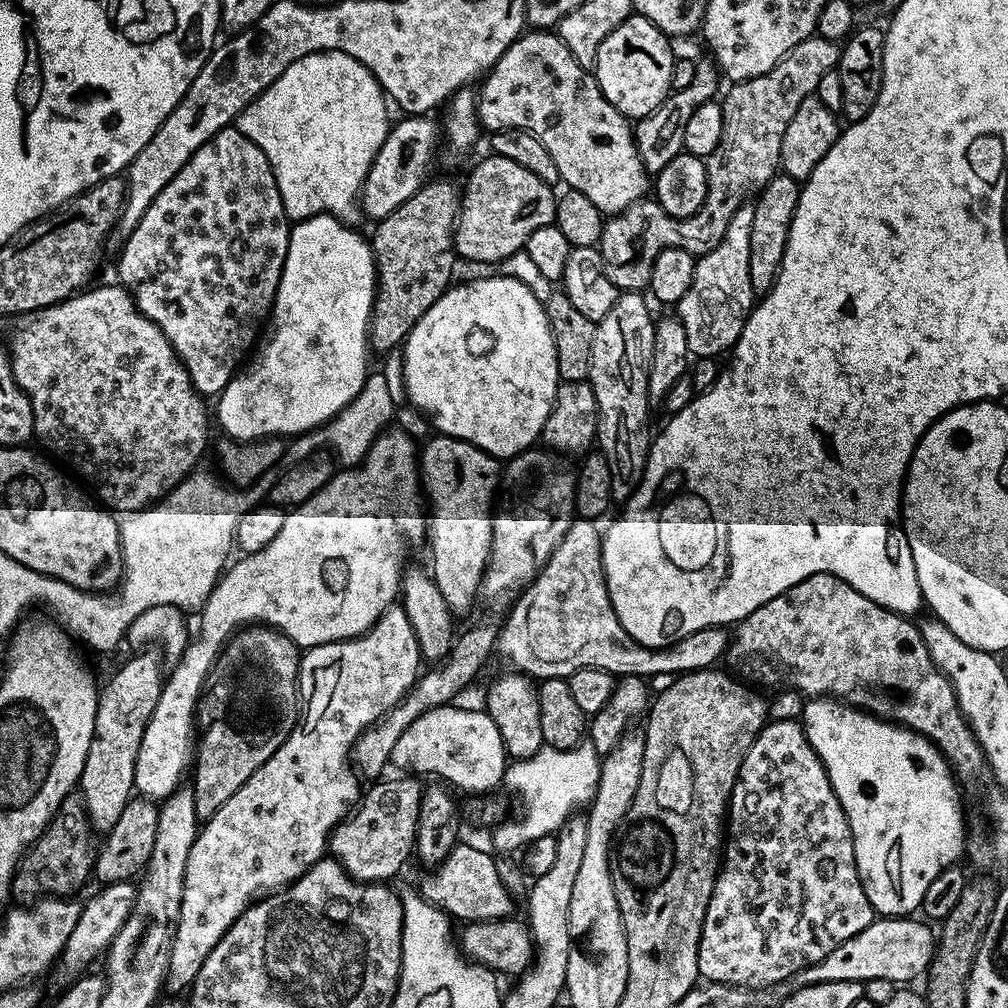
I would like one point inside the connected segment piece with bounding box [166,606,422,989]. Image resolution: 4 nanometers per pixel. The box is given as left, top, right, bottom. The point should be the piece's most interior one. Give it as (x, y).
(276, 826)

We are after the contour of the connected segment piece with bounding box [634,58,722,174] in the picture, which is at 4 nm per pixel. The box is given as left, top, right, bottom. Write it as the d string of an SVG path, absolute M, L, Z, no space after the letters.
M705 58L697 63L694 70L694 78L687 86L669 91L665 100L655 108L648 116L639 117L634 124L634 135L638 152L644 163L644 168L649 174L655 174L670 162L678 153L684 151L684 139L686 138L686 122L690 122L690 114L698 110L707 100L713 99L717 94L716 87L722 81L721 73L711 59Z

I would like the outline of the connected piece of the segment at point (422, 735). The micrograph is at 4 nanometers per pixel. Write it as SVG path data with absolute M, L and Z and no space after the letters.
M455 703L440 704L410 722L410 726L402 730L402 738L394 742L391 763L405 768L408 774L429 772L432 778L439 778L464 792L499 789L506 771L506 753L498 726L494 726L487 711L471 712L468 708L456 707Z

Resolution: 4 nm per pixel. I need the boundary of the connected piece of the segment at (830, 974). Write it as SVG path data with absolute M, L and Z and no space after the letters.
M889 916L873 919L866 930L854 934L854 938L846 938L842 946L834 946L834 950L830 950L822 962L814 962L798 970L790 980L773 986L770 996L773 996L773 1001L779 1002L786 999L795 988L822 982L867 982L874 978L886 978L891 984L904 986L909 983L907 980L919 981L932 961L934 932L927 928L929 925L923 919L912 919L916 918Z

